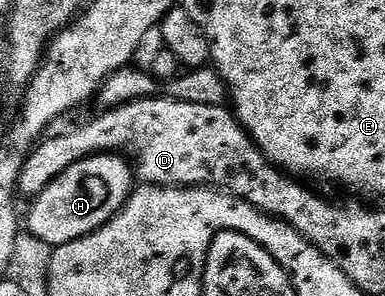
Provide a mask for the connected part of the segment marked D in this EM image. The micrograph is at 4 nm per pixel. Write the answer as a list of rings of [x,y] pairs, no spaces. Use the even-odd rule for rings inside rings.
[[[154,95],[154,96],[145,98],[144,101],[130,101],[129,104],[127,104],[127,105],[118,105],[116,107],[110,108],[108,111],[101,111],[101,112],[105,112],[105,113],[99,114],[98,117],[94,119],[94,121],[85,121],[85,122],[82,123],[82,125],[75,126],[74,129],[70,131],[70,133],[61,133],[61,134],[58,135],[58,137],[51,137],[47,141],[42,140],[40,142],[40,144],[38,144],[36,146],[36,148],[34,148],[32,150],[32,152],[30,152],[29,156],[25,158],[25,165],[21,169],[21,174],[19,175],[19,179],[17,180],[16,192],[18,194],[20,194],[20,196],[21,196],[21,193],[22,193],[23,196],[29,197],[28,199],[36,199],[36,198],[41,196],[41,192],[43,192],[43,190],[45,190],[47,188],[47,186],[50,183],[52,183],[52,181],[54,181],[54,179],[56,179],[56,177],[58,177],[58,175],[60,175],[63,171],[67,171],[67,167],[71,167],[75,163],[79,163],[83,158],[85,158],[85,157],[95,157],[95,156],[97,156],[98,153],[112,153],[112,154],[116,154],[118,151],[125,151],[125,150],[121,150],[121,149],[131,149],[133,152],[135,152],[134,155],[133,155],[134,158],[132,157],[132,160],[135,162],[135,177],[136,177],[136,180],[138,182],[140,182],[141,185],[162,185],[164,187],[164,189],[199,189],[199,188],[202,188],[202,187],[212,187],[212,188],[214,188],[214,189],[216,189],[218,191],[224,191],[226,193],[229,193],[229,194],[232,195],[232,197],[238,197],[239,199],[243,199],[251,207],[253,207],[253,208],[257,209],[258,211],[260,211],[260,213],[265,213],[269,217],[275,217],[275,218],[278,218],[278,219],[280,219],[282,221],[286,221],[287,223],[290,223],[291,221],[293,221],[293,217],[289,217],[289,213],[285,213],[285,209],[281,209],[281,185],[289,185],[289,182],[291,182],[293,177],[287,175],[286,178],[284,179],[284,181],[281,181],[281,178],[285,175],[285,173],[281,174],[281,176],[279,176],[279,177],[277,177],[277,175],[282,170],[278,169],[276,171],[276,173],[273,173],[274,169],[276,169],[277,166],[271,165],[269,163],[269,161],[264,157],[264,155],[262,155],[262,153],[259,152],[259,150],[257,149],[257,146],[253,144],[253,140],[249,137],[249,134],[245,132],[245,128],[242,127],[242,125],[237,121],[236,116],[234,116],[234,117],[225,117],[225,115],[228,112],[228,110],[229,109],[226,108],[225,105],[203,106],[203,105],[196,105],[195,103],[179,102],[179,101],[176,101],[175,99],[171,99],[169,97],[164,97],[162,95]]]

